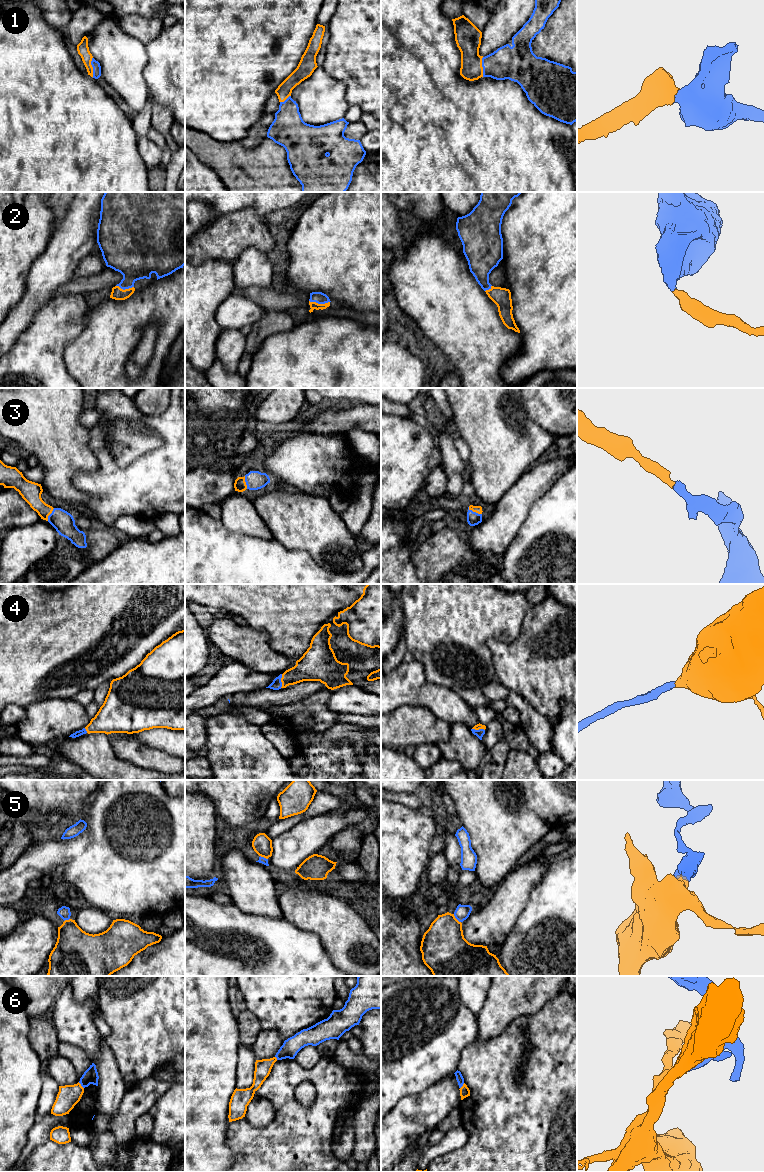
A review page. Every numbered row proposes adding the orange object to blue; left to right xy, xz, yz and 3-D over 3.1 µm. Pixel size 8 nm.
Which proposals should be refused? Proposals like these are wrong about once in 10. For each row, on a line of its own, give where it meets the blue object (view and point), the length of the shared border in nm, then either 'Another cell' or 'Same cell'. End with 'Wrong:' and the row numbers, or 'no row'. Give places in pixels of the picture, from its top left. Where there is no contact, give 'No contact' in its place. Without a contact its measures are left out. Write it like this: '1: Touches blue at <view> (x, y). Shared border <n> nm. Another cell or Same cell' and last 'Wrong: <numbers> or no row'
1: Touches blue at yz (482, 66). Shared border 160 nm. Same cell
2: Touches blue at xz (319, 303). Shared border 170 nm. Same cell
3: Touches blue at yz (475, 512). Shared border 130 nm. Same cell
4: Touches blue at xz (280, 681). Shared border 110 nm. Same cell
5: Touches blue at yz (456, 918). Shared border 90 nm. Another cell
6: Touches blue at xy (81, 1085). Shared border 70 nm. Another cell
Wrong: 5, 6

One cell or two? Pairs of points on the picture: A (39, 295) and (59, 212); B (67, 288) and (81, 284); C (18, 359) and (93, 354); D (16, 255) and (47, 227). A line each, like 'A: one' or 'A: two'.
A: two
B: one
C: two
D: one

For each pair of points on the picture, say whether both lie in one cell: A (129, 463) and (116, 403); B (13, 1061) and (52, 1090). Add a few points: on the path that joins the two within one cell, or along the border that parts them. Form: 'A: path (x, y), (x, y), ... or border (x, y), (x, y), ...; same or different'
A: path (129, 448), (124, 440), (120, 418); same
B: border (43, 1073), (41, 1093), (36, 1106); different

